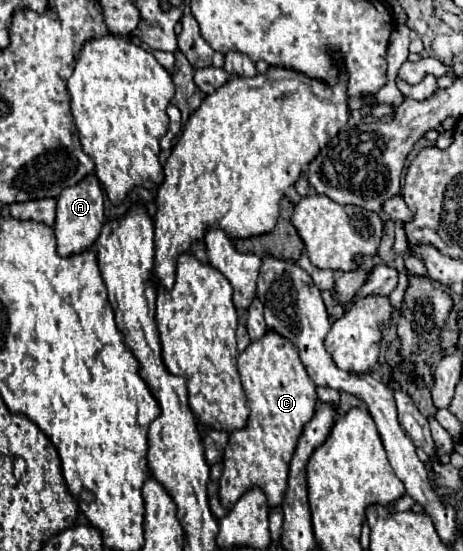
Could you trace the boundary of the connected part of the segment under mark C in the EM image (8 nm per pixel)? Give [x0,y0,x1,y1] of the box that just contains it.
[219,329,317,509]

